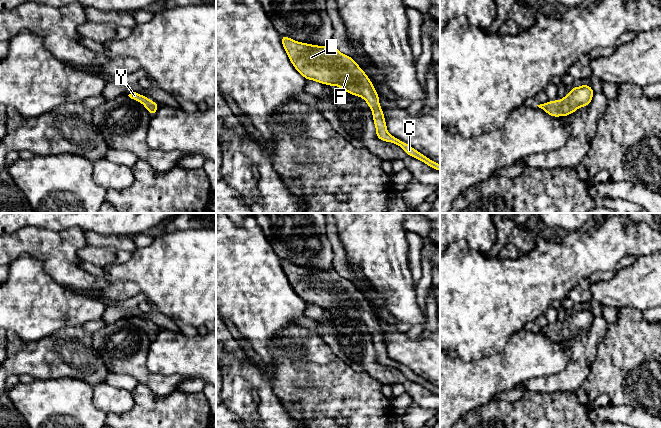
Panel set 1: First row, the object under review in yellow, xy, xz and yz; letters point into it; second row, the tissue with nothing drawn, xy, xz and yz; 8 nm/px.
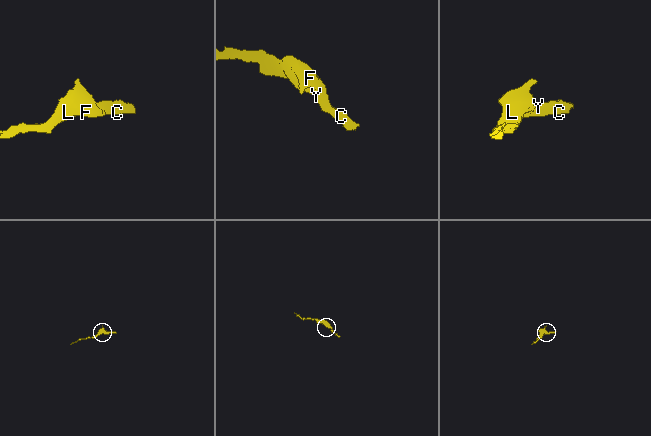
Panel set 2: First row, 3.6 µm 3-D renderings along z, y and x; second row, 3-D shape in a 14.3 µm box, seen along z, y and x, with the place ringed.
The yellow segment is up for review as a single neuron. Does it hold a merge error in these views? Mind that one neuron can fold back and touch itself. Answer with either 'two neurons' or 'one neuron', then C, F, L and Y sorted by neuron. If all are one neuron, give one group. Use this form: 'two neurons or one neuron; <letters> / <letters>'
one neuron; C F L Y

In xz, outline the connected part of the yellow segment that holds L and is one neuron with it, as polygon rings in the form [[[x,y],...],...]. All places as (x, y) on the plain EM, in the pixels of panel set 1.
[[[281,259],[281,266],[292,289],[306,304],[338,310],[348,318],[363,322],[372,334],[378,363],[398,369],[407,379],[440,395],[440,388],[388,357],[379,319],[353,282],[342,278],[334,269],[324,271],[302,267],[284,259]]]

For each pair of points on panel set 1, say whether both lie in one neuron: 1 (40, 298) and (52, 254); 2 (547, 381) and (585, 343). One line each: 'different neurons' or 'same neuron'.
1: different neurons
2: same neuron

